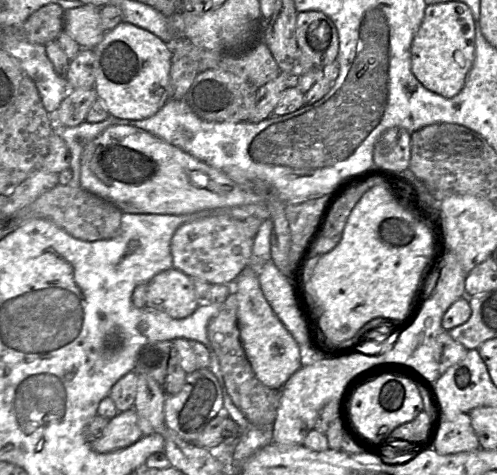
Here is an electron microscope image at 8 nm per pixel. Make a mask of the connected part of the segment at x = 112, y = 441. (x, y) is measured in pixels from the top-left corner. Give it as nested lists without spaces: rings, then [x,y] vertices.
[[[132,408],[110,419],[101,436],[90,442],[90,446],[95,452],[110,453],[131,446],[142,437],[138,414]]]

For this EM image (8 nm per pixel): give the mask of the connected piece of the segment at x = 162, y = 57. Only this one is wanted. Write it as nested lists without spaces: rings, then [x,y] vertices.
[[[121,22],[106,32],[102,41],[92,50],[96,60],[94,91],[111,116],[126,120],[144,120],[155,115],[167,103],[172,52],[169,46],[153,33]]]

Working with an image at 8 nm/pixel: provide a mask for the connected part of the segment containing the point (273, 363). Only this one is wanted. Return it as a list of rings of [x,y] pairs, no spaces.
[[[247,266],[236,277],[231,287],[238,299],[237,318],[240,340],[253,372],[263,385],[271,389],[282,389],[289,378],[302,367],[299,346],[265,299],[259,283],[259,271]]]

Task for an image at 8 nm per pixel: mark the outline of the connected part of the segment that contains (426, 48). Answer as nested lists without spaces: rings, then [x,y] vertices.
[[[460,1],[427,5],[410,52],[411,71],[427,90],[447,99],[455,97],[475,59],[475,25],[469,7]]]

